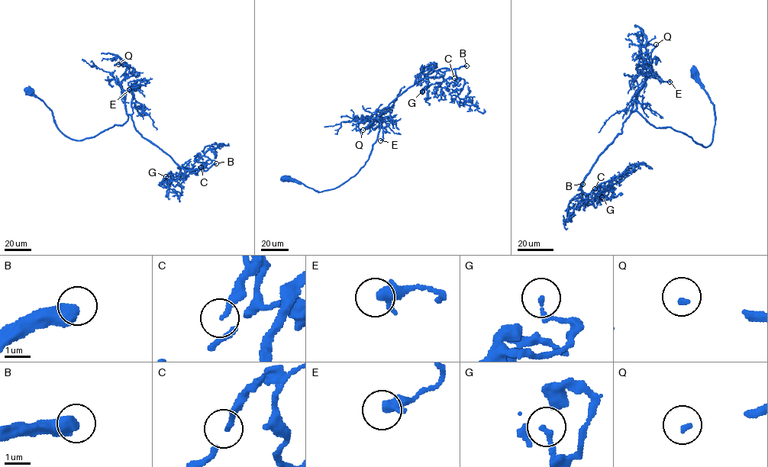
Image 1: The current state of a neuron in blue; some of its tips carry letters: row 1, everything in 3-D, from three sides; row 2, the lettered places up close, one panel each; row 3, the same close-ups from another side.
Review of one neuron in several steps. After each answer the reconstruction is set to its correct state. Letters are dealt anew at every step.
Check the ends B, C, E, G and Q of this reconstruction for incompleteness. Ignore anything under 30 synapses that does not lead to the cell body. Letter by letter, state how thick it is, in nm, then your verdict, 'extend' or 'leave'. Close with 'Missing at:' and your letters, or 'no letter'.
B: 600 nm | extend
C: 190 nm | leave
E: 440 nm | leave
G: 150 nm | leave
Q: 130 nm | extend
Missing at: B, Q

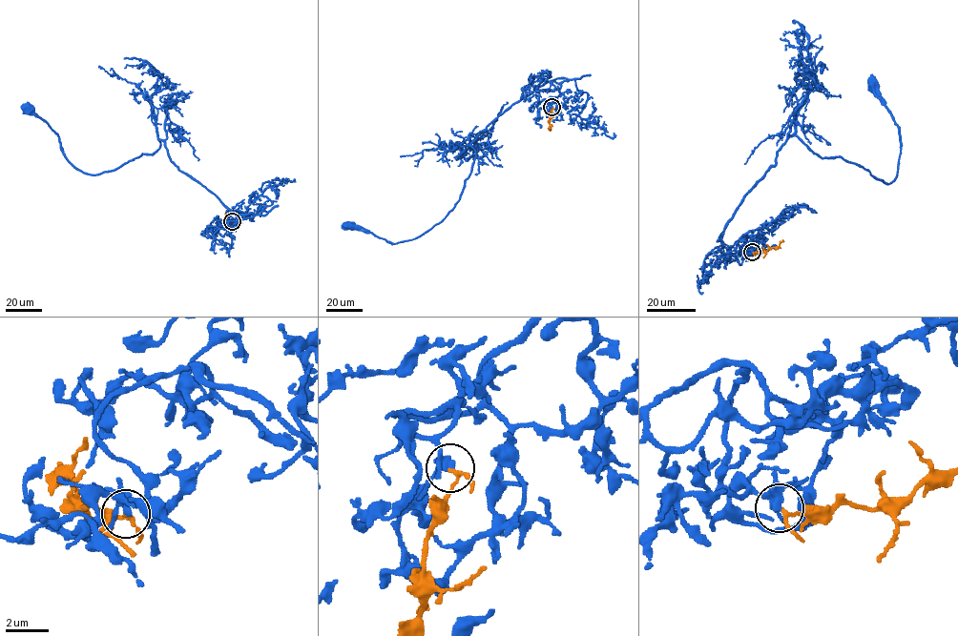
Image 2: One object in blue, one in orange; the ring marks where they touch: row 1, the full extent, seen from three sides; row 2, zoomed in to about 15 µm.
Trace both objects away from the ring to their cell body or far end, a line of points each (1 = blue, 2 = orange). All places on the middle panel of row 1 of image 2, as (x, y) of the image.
1: (551, 107), (547, 103), (565, 78), (547, 82), (480, 131), (459, 200), (418, 236), (391, 243), (348, 226)
2: (551, 107), (551, 129)

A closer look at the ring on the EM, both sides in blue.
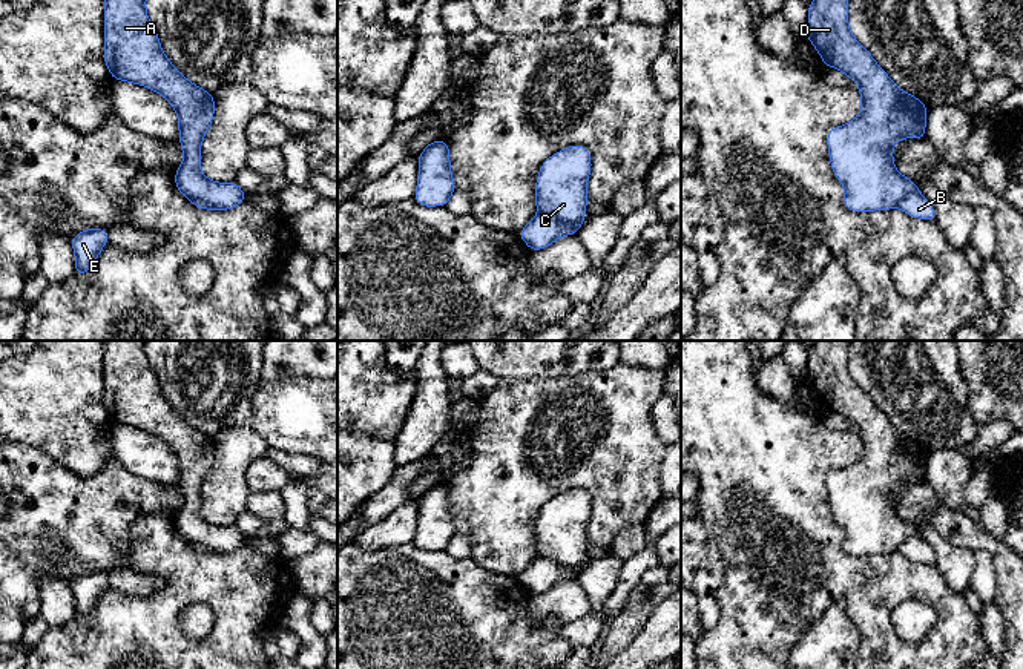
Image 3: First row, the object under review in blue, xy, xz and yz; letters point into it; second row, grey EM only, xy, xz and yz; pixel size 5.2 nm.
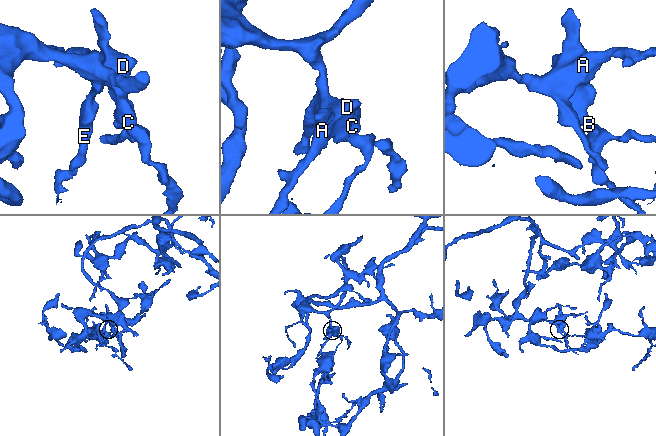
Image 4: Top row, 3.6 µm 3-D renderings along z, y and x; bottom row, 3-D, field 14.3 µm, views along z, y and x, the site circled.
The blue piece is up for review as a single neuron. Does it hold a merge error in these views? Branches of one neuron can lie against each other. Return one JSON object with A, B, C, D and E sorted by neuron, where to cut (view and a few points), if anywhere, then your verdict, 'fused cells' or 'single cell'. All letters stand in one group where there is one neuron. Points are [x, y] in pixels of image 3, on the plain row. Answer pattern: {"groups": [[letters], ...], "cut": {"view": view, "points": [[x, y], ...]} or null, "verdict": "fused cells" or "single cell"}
{"groups": [["A", "C", "D", "E"], ["B"]], "cut": {"view": "xz", "points": [[539, 557], [578, 571]]}, "verdict": "fused cells"}

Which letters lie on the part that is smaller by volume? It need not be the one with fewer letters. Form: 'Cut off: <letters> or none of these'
Cut off: B

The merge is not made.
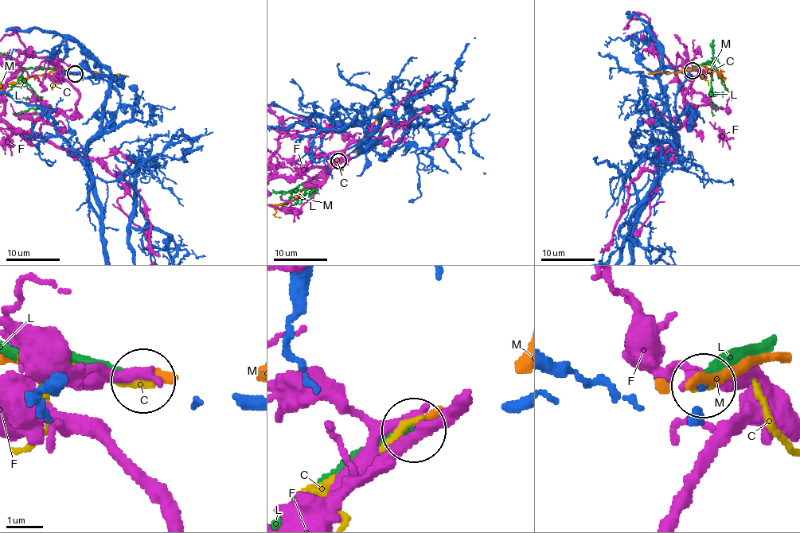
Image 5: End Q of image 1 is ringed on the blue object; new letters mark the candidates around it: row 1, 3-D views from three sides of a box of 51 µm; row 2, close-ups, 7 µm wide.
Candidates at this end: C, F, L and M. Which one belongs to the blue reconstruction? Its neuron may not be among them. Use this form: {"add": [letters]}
{"add": ["L"]}

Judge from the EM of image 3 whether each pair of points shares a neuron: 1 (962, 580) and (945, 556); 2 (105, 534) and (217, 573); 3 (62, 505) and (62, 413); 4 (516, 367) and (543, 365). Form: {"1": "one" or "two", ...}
{"1": "one", "2": "two", "3": "two", "4": "one"}

